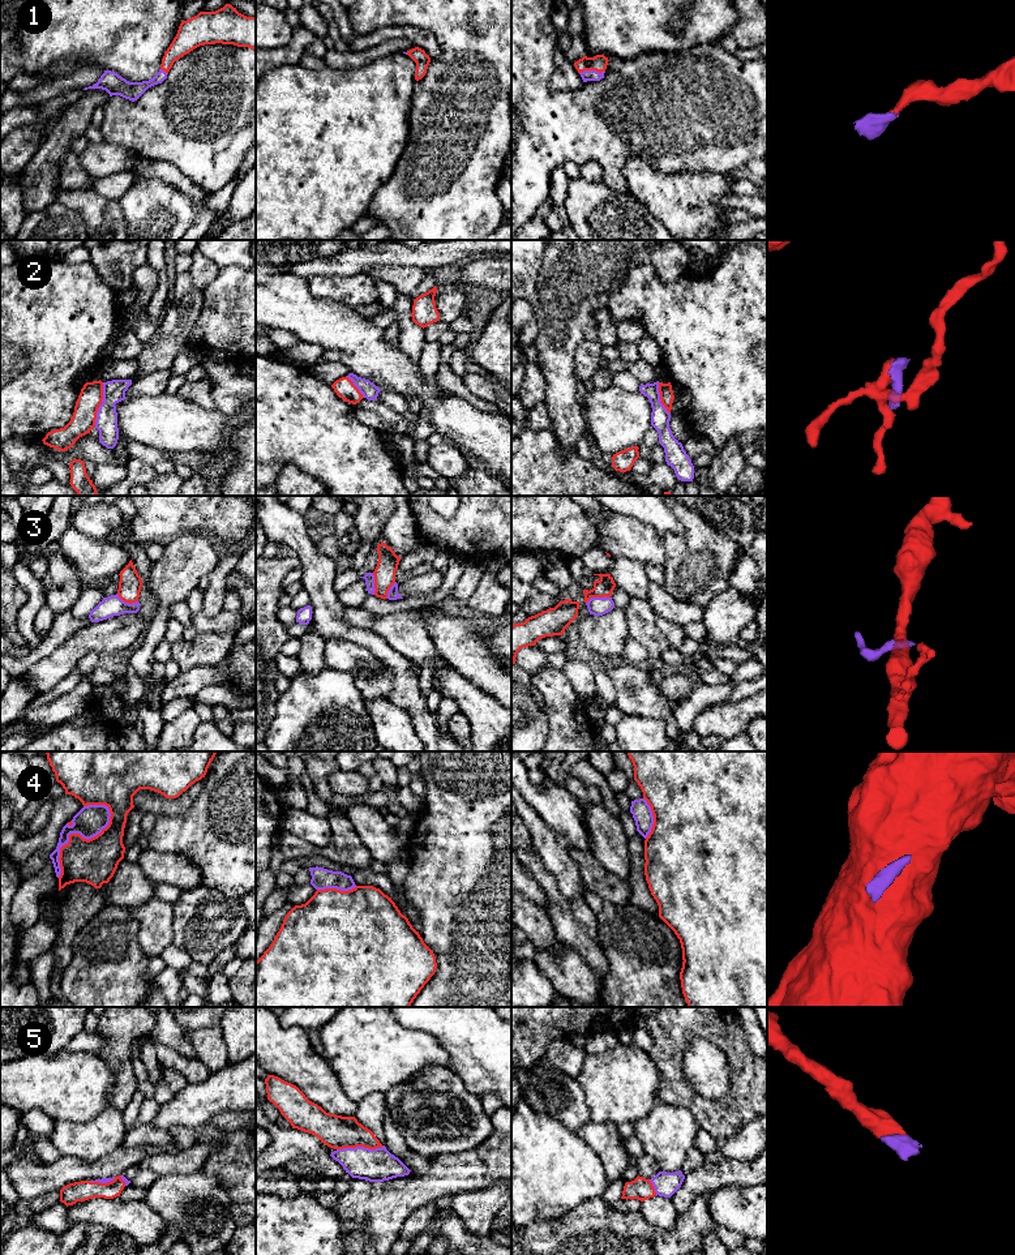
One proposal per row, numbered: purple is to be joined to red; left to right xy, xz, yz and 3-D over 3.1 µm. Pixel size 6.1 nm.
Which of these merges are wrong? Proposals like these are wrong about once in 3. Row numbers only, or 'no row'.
2, 3, 4

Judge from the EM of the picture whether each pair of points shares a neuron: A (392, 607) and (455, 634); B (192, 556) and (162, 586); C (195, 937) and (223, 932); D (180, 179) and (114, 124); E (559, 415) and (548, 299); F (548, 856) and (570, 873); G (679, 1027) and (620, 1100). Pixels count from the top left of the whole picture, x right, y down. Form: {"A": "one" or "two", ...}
{"A": "two", "B": "one", "C": "one", "D": "two", "E": "one", "F": "one", "G": "two"}

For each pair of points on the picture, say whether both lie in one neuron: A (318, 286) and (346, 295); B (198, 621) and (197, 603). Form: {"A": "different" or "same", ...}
{"A": "same", "B": "different"}

